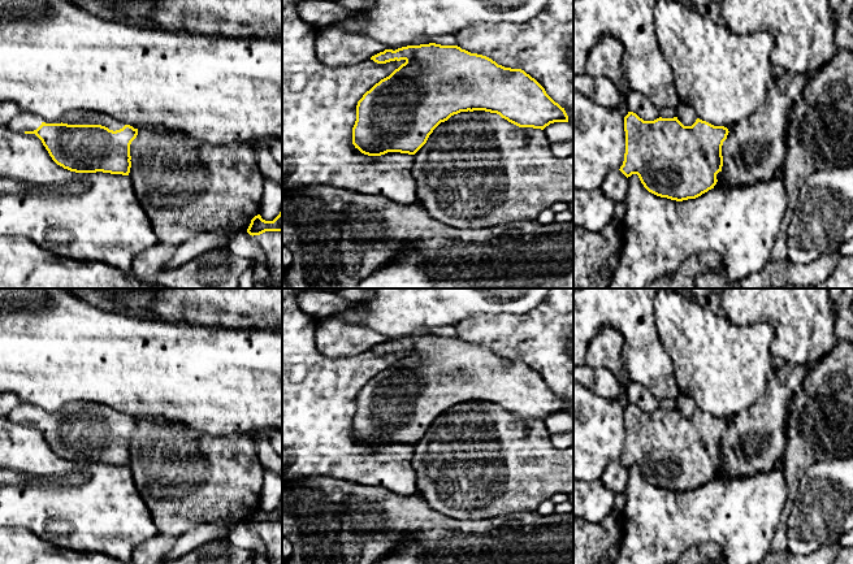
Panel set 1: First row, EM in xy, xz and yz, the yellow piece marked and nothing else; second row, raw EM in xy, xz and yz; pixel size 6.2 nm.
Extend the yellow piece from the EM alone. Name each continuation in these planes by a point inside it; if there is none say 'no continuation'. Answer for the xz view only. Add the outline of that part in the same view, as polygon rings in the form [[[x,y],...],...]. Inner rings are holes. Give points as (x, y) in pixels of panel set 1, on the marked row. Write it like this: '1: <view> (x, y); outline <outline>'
no continuation

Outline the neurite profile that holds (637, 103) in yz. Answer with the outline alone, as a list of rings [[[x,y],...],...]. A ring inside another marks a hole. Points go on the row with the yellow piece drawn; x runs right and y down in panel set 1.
[[[629,91],[625,103],[628,110],[636,113],[644,121],[659,118],[659,109],[642,94]]]

